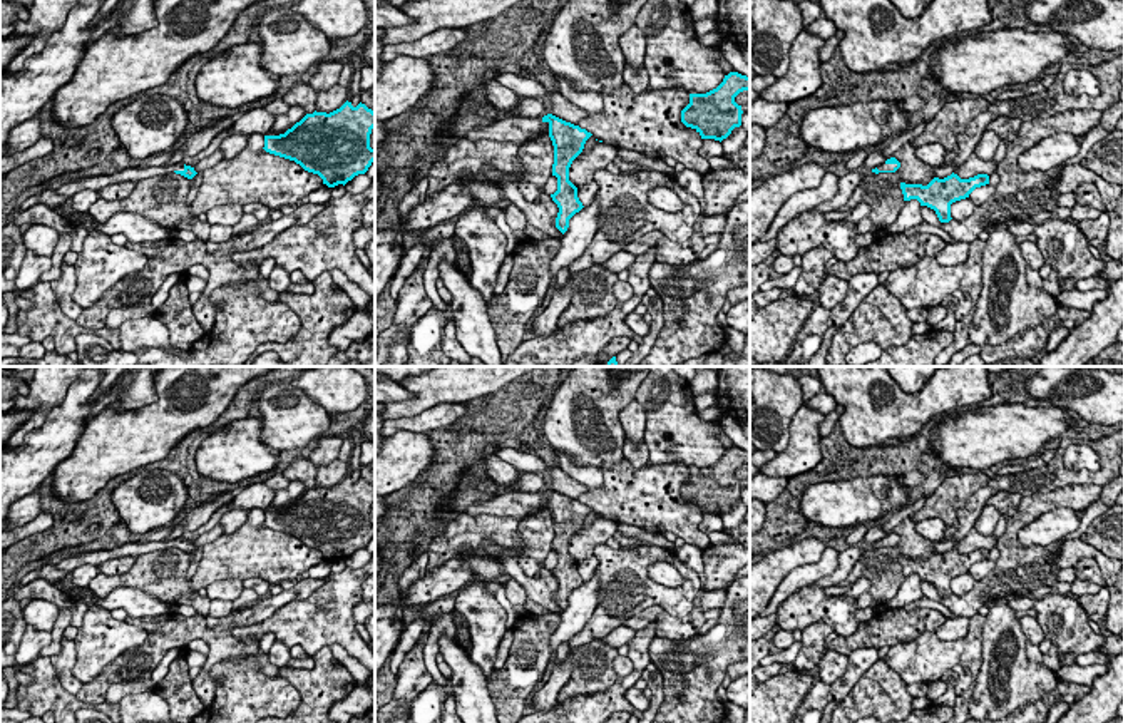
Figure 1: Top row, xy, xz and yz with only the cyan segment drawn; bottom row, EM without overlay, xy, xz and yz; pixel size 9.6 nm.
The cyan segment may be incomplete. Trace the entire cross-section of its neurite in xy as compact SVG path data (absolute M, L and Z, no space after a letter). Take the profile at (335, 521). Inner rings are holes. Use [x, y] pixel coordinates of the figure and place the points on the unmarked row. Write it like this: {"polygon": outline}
{"polygon": "M345 477L340 484L306 489L279 510L264 510L264 526L300 539L335 562L365 549L375 536L370 509L375 487L365 479Z"}

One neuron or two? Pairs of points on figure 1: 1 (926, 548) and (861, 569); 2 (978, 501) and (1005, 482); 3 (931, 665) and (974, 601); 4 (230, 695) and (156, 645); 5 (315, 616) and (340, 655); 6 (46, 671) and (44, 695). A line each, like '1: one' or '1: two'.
1: one
2: one
3: two
4: two
5: two
6: one

